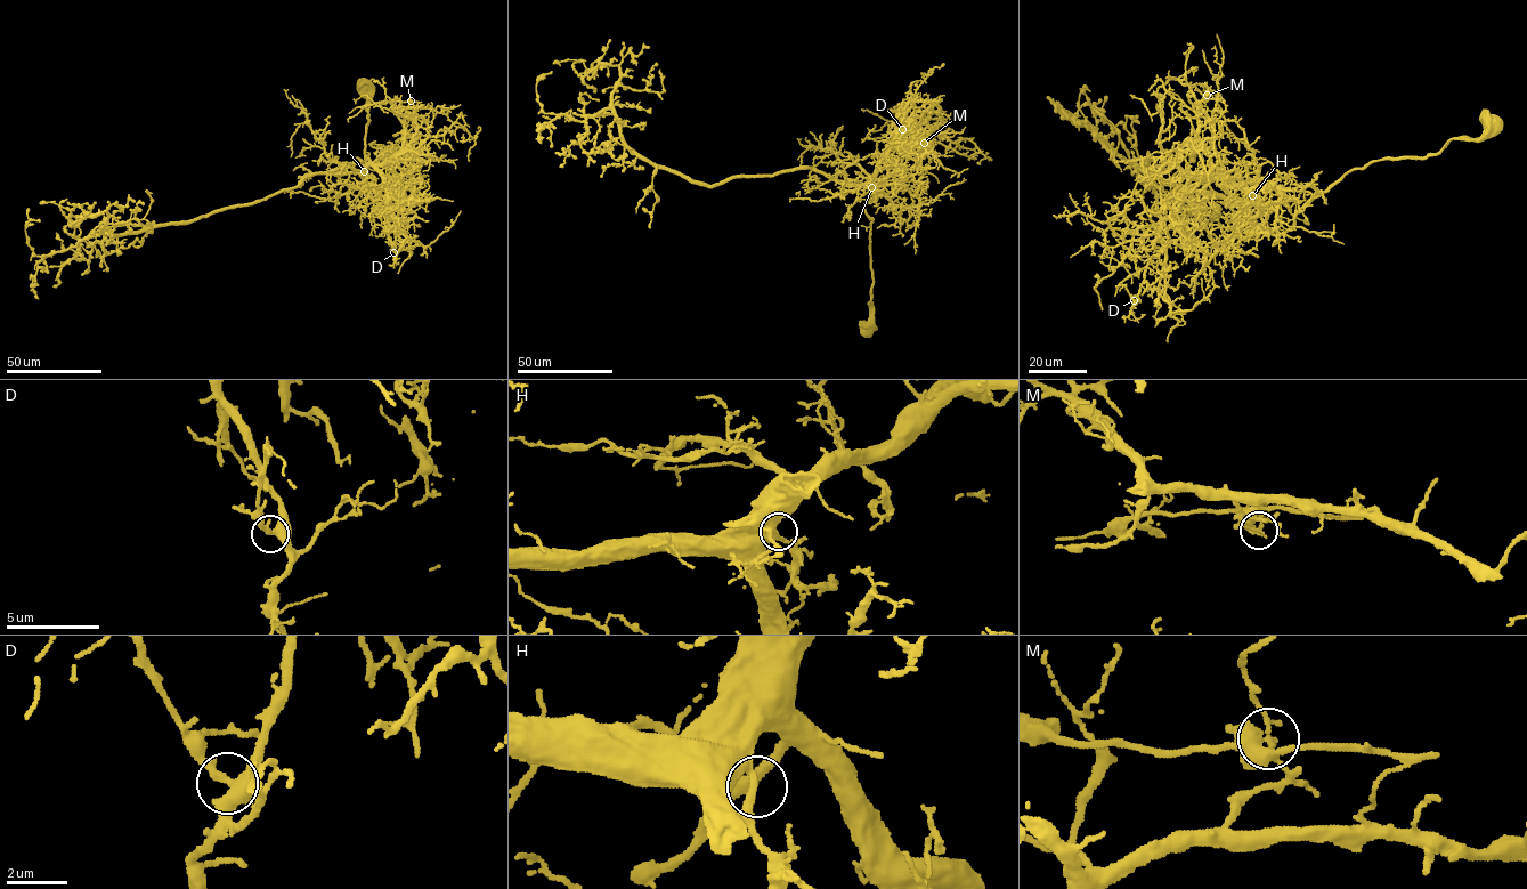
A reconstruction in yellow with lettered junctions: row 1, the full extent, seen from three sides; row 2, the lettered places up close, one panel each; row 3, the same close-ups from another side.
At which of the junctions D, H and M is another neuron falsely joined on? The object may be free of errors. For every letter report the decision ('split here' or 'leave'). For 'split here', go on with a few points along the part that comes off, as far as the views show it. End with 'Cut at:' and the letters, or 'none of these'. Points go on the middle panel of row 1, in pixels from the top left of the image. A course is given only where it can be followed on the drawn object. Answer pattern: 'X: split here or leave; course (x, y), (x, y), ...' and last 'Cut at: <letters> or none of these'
D: leave
H: leave
M: split here; course (923, 143), (902, 144)
Cut at: M

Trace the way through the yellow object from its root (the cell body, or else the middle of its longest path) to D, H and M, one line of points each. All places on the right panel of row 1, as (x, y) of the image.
D: (1492, 123), (1424, 158), (1351, 169), (1277, 234), (1247, 192), (1202, 180), (1159, 226), (1162, 249), (1134, 300)
H: (1492, 123), (1479, 139), (1452, 139), (1424, 158), (1351, 169), (1280, 234), (1265, 227), (1252, 195)
M: (1492, 123), (1479, 139), (1452, 139), (1424, 158), (1351, 169), (1273, 234), (1247, 192), (1177, 164), (1208, 95)

